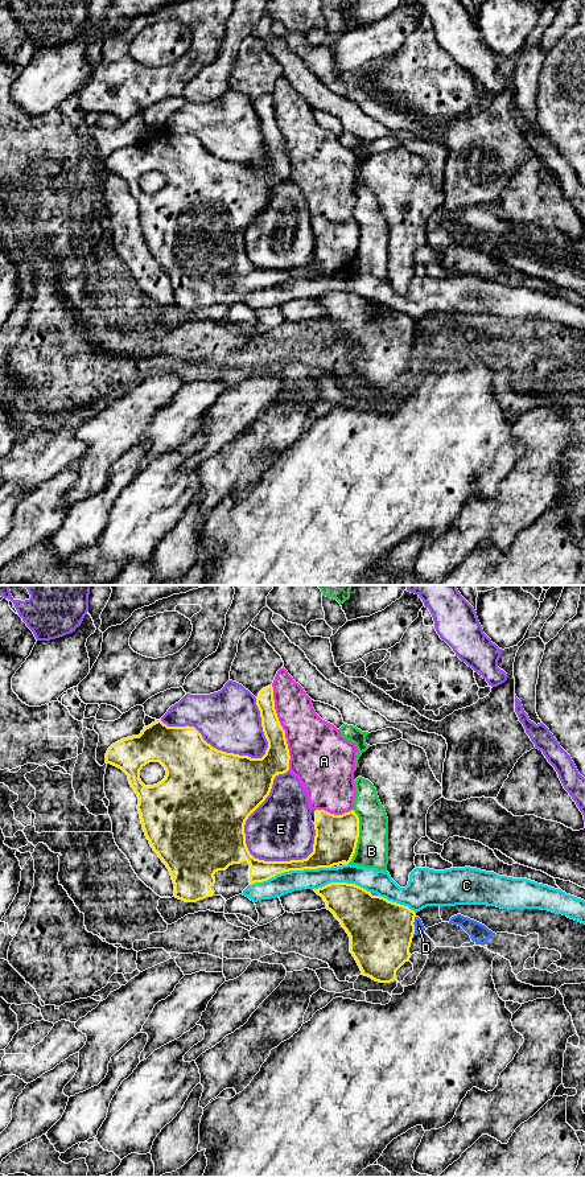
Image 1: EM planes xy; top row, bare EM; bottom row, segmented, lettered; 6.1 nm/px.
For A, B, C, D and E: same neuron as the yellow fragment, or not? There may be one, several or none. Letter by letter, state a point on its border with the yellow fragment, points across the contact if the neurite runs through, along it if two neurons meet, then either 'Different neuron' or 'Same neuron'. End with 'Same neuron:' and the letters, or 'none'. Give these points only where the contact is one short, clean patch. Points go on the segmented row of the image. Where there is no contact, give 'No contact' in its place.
A: Touches yellow at xy (281, 728). Different neuron
B: Touches yellow at xy (358, 836). Different neuron
C: Touches yellow at xy (291, 869). Different neuron
D: Touches yellow at xy (413, 926). Different neuron
E: Touches yellow at xy (254, 810). Different neuron
Same neuron: none

